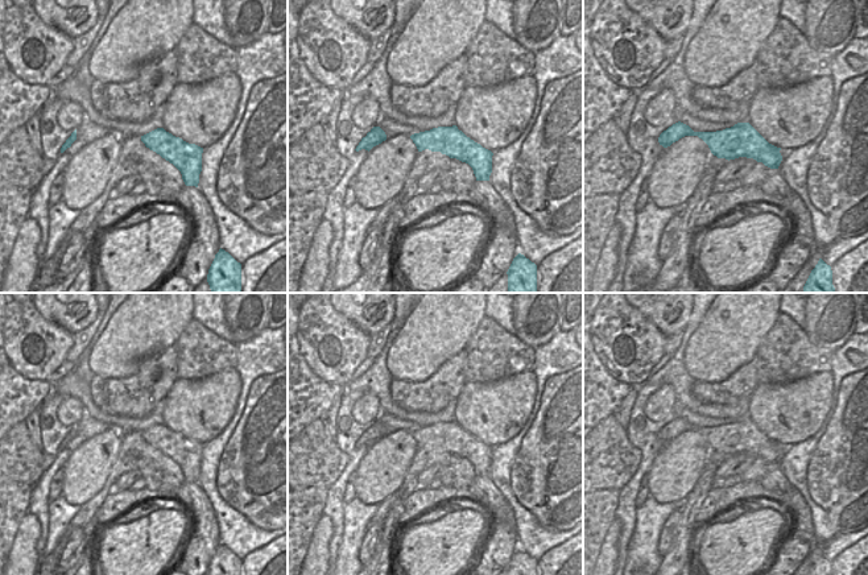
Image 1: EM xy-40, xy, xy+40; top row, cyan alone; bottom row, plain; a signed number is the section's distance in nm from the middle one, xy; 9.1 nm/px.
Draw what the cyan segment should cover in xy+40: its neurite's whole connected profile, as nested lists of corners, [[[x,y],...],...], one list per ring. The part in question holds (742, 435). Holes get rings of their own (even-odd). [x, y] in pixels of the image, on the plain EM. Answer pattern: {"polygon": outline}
{"polygon": [[[678,417],[664,426],[658,438],[670,442],[685,431],[698,431],[718,454],[753,454],[770,464],[778,464],[782,451],[781,443],[769,439],[749,418],[737,418],[731,423],[716,427],[694,427],[689,421]]]}

